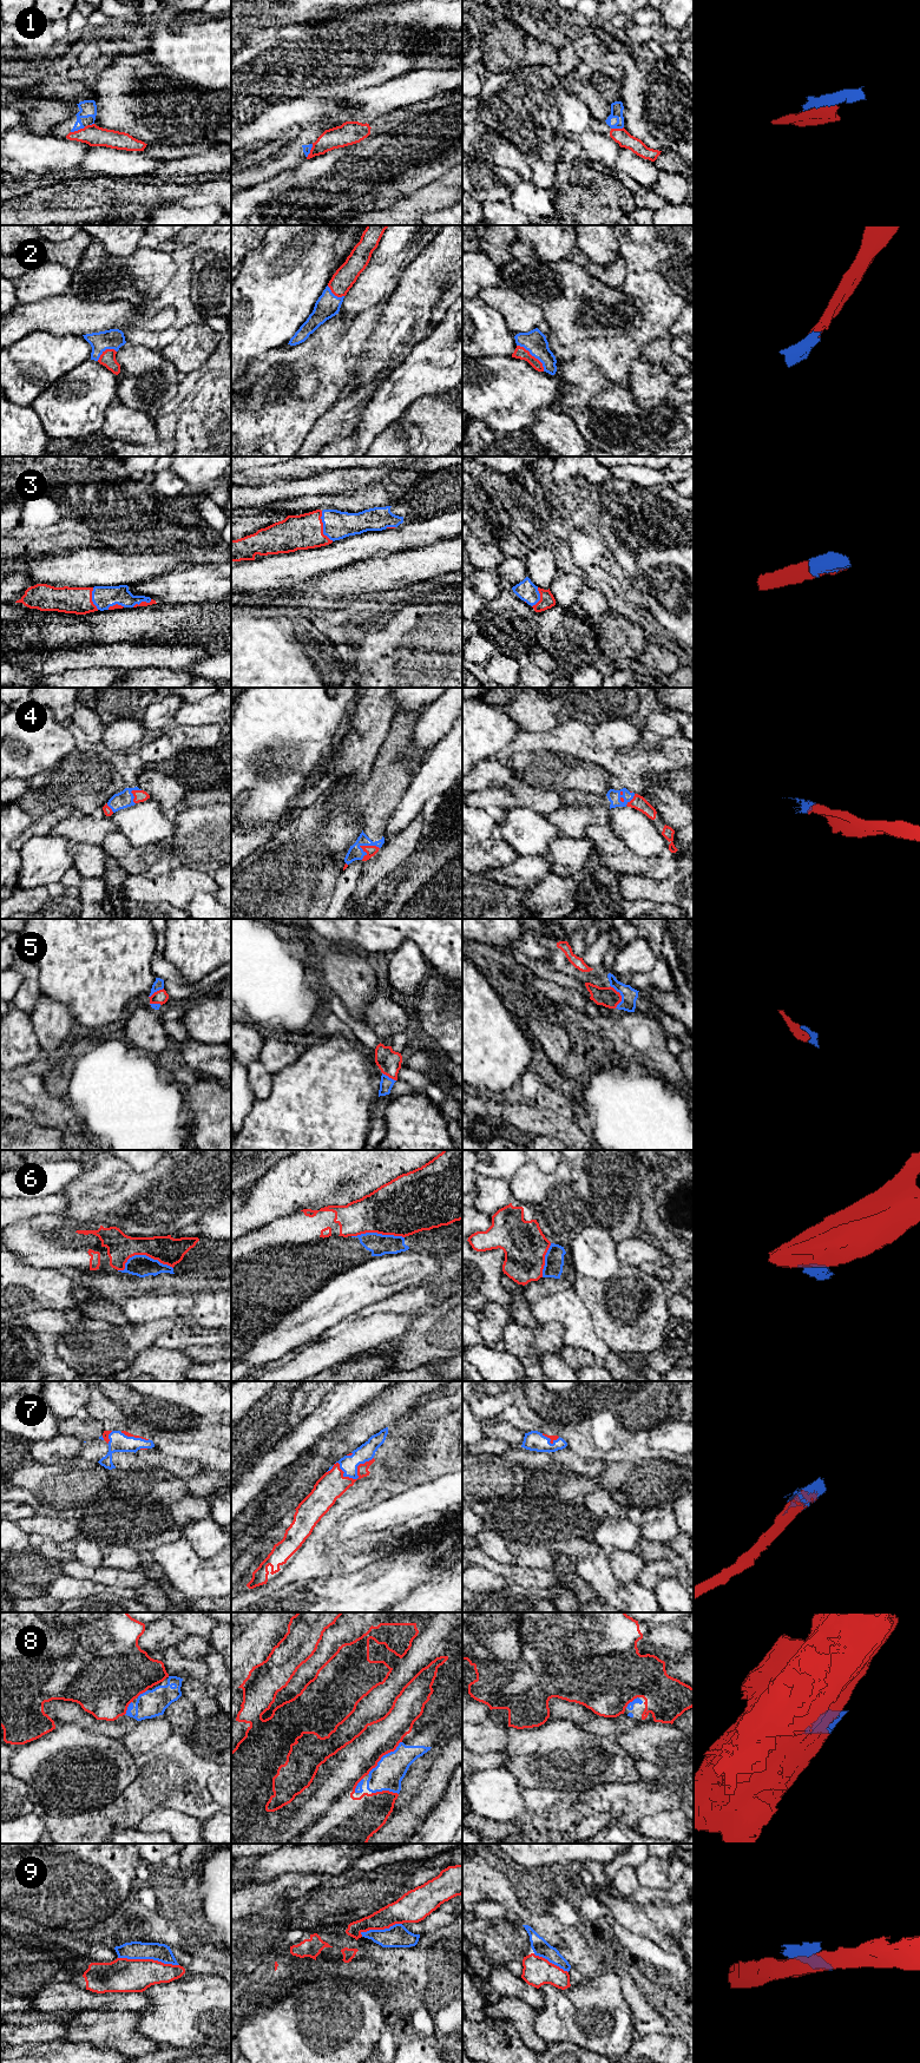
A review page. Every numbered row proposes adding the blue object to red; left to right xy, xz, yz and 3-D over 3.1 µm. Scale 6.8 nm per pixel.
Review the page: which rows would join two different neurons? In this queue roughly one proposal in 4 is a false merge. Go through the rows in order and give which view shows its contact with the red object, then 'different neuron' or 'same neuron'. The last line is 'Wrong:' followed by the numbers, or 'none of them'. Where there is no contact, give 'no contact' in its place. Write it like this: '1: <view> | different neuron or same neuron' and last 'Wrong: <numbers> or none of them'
1: xy | different neuron
2: yz | same neuron
3: xz | same neuron
4: xz | same neuron
5: yz | same neuron
6: xy | different neuron
7: xz | same neuron
8: xz | different neuron
9: xy | different neuron
Wrong: 1, 6, 8, 9

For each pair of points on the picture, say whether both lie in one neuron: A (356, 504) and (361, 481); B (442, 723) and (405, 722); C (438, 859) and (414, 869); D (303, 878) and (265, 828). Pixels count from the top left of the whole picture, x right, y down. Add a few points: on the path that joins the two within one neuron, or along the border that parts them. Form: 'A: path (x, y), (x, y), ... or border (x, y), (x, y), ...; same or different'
A: border (385, 477), (352, 492), (333, 494); different
B: border (420, 716), (414, 729), (412, 743), (407, 748); different
C: path (432, 859), (428, 859), (420, 867); same
D: border (290, 816), (263, 845), (249, 853); different

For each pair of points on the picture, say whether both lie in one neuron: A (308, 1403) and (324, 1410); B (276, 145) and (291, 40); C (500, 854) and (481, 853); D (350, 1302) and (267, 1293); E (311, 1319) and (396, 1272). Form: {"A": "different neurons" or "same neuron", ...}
{"A": "different neurons", "B": "different neurons", "C": "same neuron", "D": "different neurons", "E": "same neuron"}

